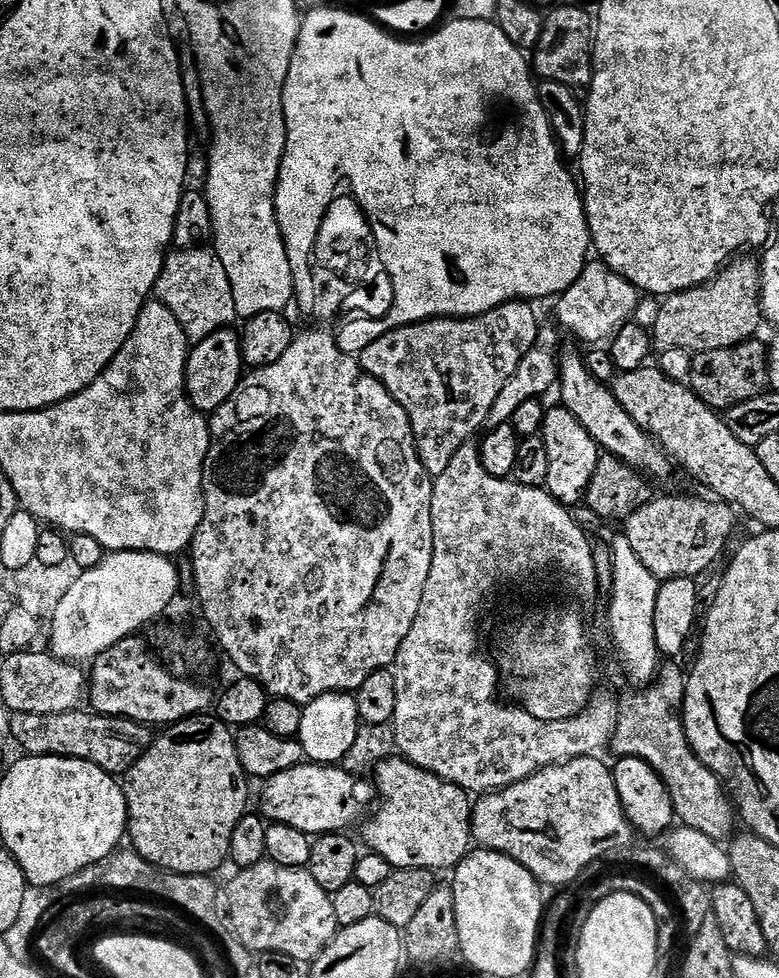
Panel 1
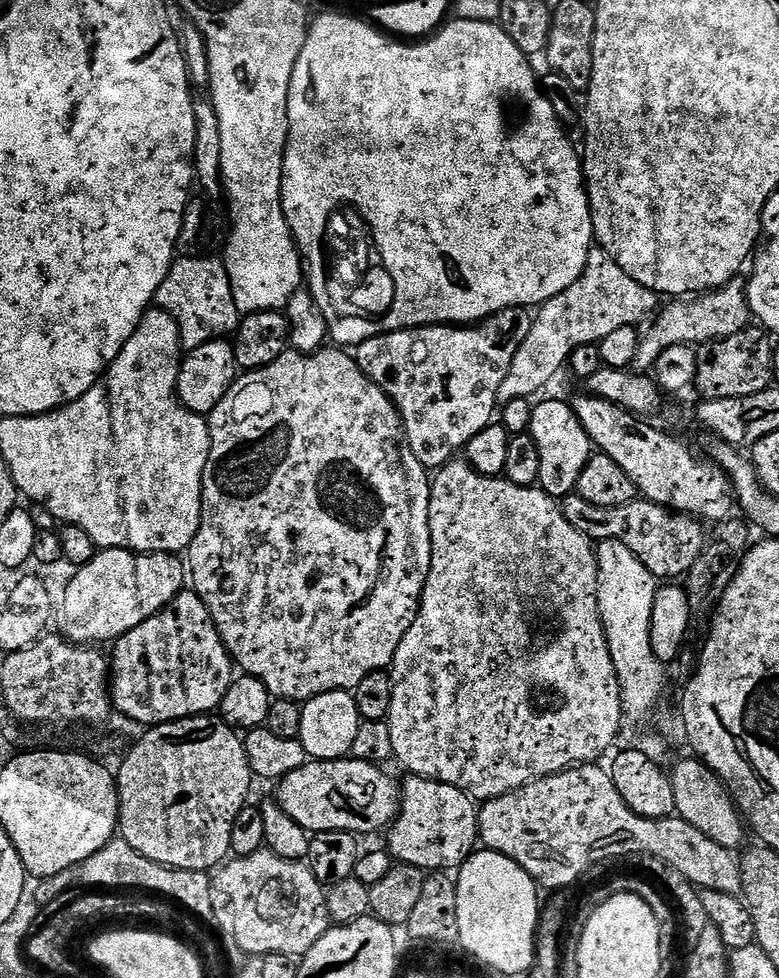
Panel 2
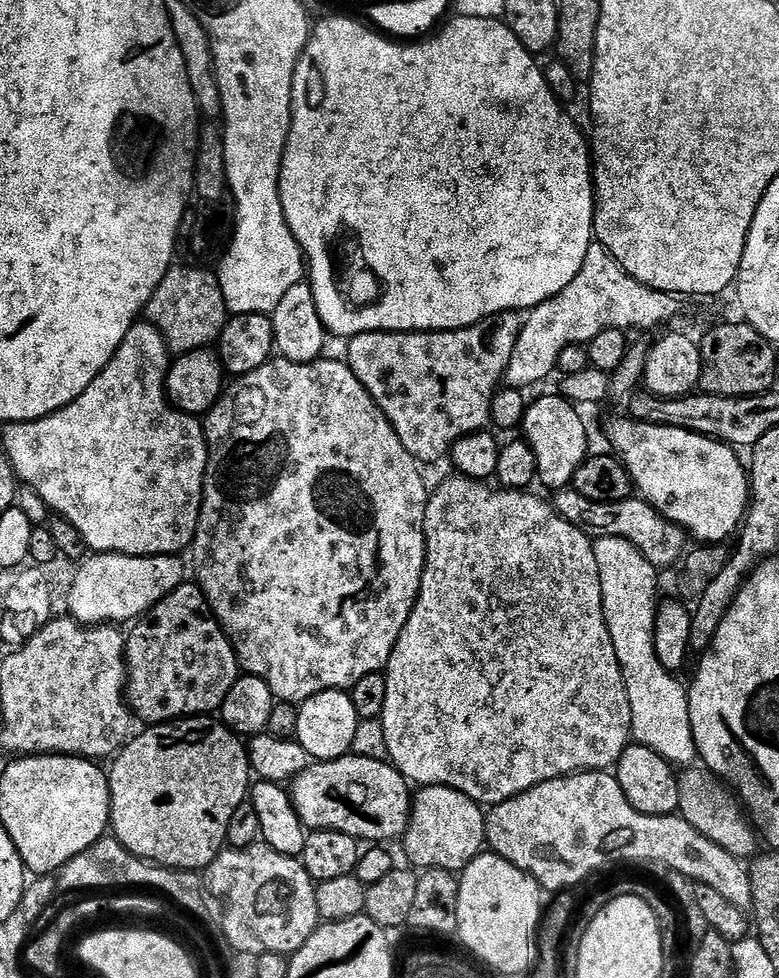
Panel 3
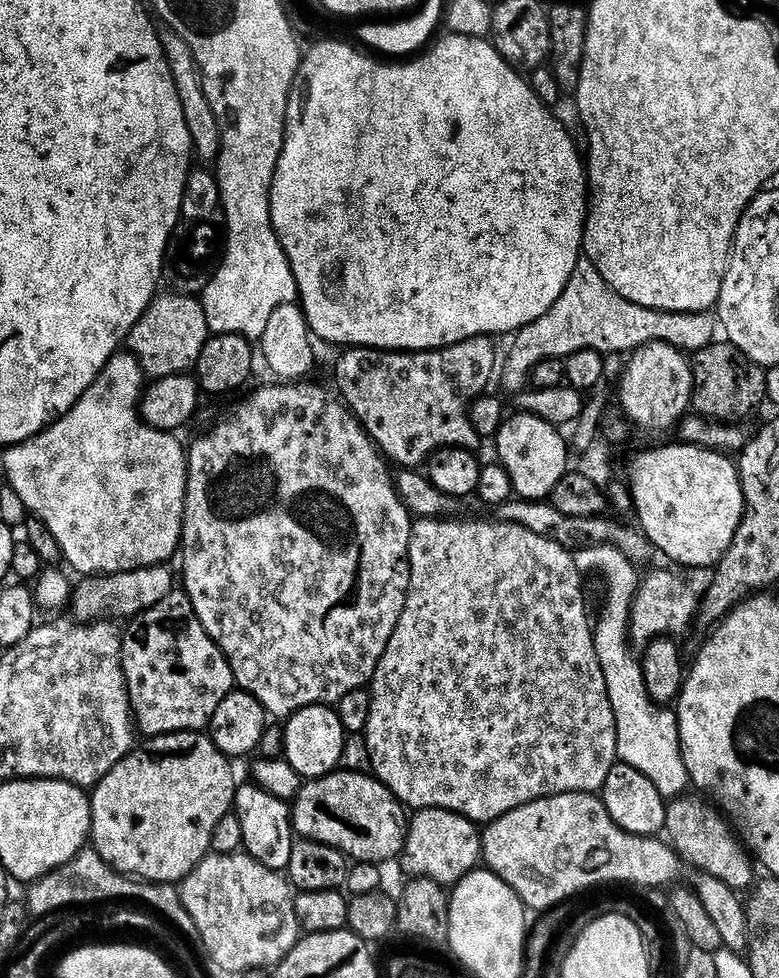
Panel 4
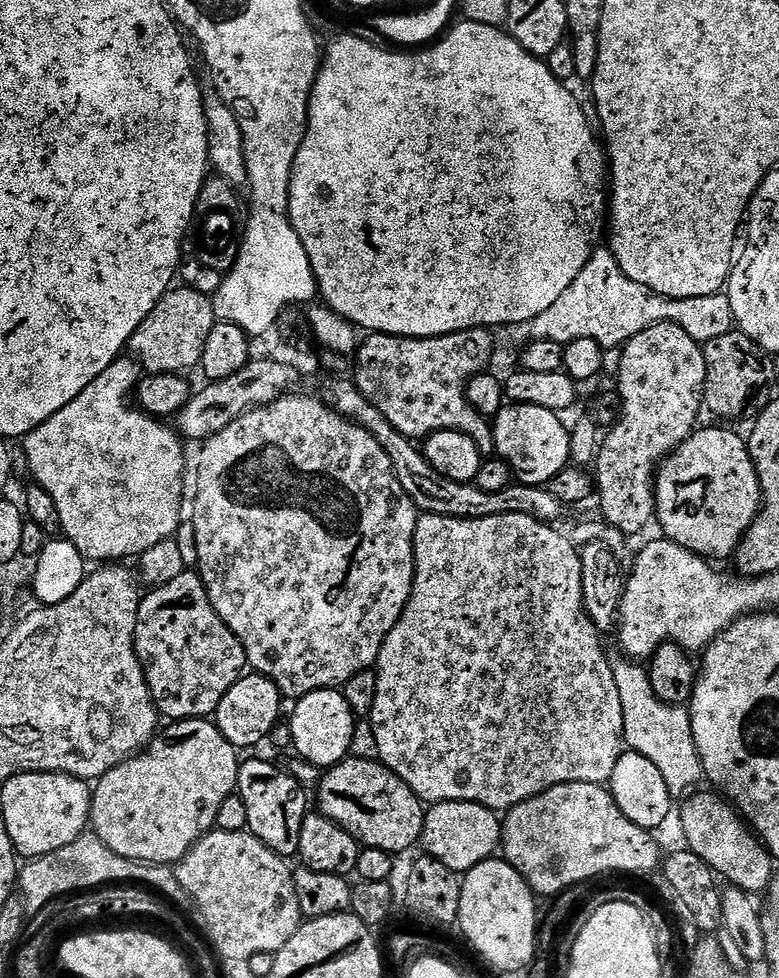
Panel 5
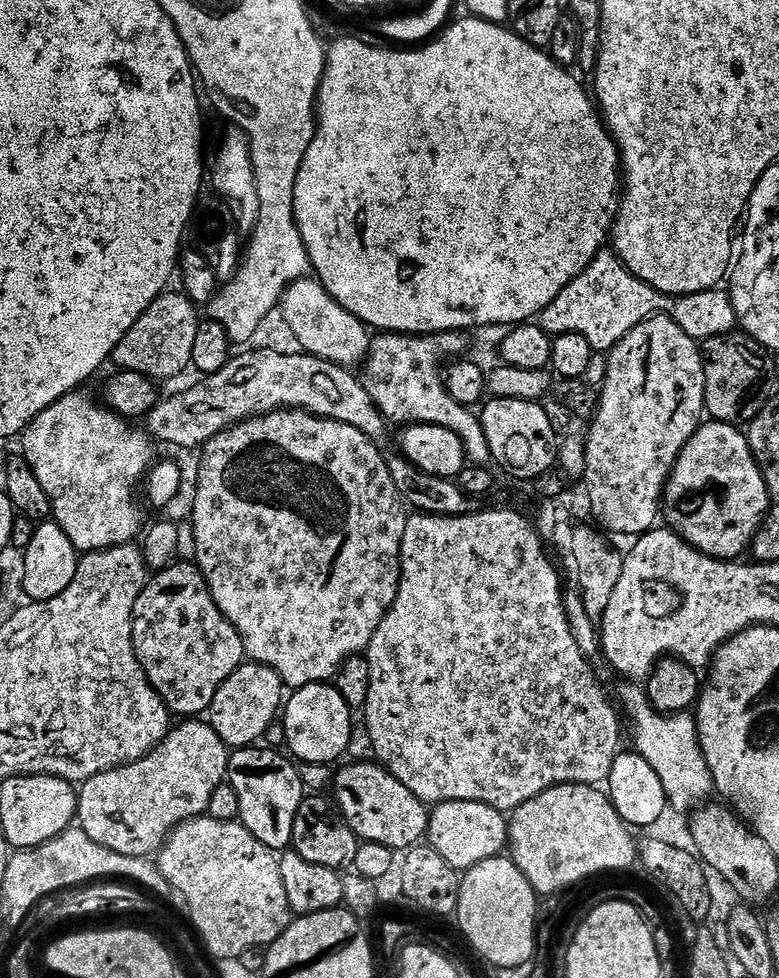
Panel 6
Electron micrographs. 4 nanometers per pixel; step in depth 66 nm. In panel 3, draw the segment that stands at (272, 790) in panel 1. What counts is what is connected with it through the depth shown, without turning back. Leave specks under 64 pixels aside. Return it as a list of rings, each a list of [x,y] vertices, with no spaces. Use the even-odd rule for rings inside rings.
[[[349,754],[338,758],[337,760],[321,760],[319,762],[309,763],[300,776],[297,776],[291,781],[290,784],[290,795],[292,798],[292,805],[296,808],[296,812],[300,815],[300,821],[304,823],[305,829],[308,830],[319,830],[325,828],[326,830],[334,830],[335,832],[341,832],[342,834],[350,834],[354,839],[367,842],[388,842],[384,840],[396,840],[399,841],[404,835],[404,831],[408,829],[408,819],[412,813],[412,798],[413,793],[410,789],[409,781],[405,780],[403,774],[398,769],[393,768],[391,763],[387,759],[375,760],[374,758],[360,757],[355,754]]]

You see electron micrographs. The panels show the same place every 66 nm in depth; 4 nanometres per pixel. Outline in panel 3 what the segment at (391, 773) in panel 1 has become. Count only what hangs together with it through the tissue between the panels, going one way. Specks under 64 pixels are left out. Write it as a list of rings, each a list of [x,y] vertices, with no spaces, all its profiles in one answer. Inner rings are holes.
[[[446,786],[421,787],[412,798],[412,813],[402,845],[408,860],[420,870],[440,868],[459,874],[486,848],[486,812],[466,794]]]

